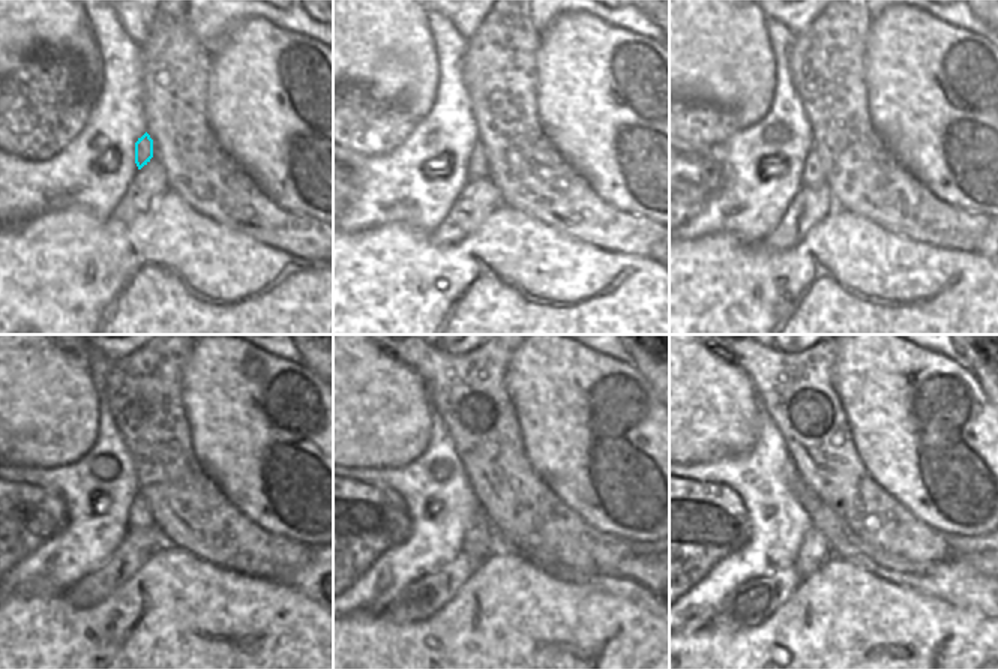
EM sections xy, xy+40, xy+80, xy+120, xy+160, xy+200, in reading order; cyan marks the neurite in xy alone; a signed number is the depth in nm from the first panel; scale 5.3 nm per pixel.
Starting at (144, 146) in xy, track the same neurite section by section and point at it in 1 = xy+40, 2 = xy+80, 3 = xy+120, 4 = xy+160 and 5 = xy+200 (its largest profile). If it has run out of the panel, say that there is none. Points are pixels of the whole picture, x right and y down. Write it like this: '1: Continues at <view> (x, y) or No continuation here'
1: Continues at xy+40 (477, 162)
2: Continues at xy+80 (812, 174)
3: Continues at xy+120 (141, 531)
4: Continues at xy+160 (480, 540)
5: Continues at xy+200 (815, 551)

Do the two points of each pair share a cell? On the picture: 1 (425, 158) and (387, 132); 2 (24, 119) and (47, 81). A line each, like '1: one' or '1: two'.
1: two
2: one

